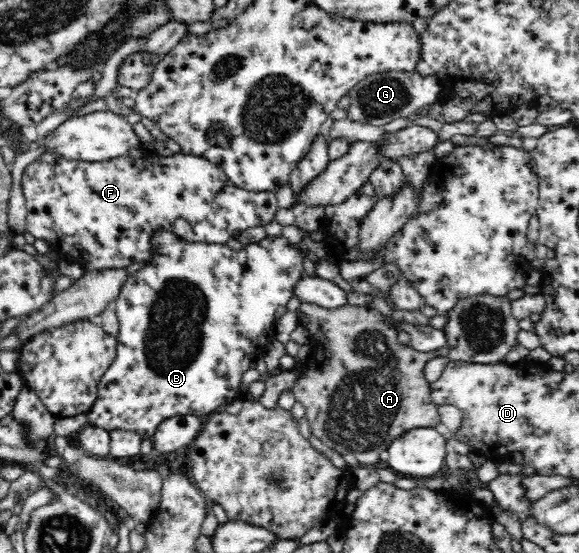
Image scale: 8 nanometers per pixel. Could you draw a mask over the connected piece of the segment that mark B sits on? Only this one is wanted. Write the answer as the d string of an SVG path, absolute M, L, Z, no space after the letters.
M156 233L152 244L156 246L155 254L145 266L128 276L122 286L113 306L119 321L119 334L117 335L117 354L115 360L107 369L106 374L100 379L98 395L91 410L86 413L90 426L101 427L112 431L114 429L126 429L133 431L142 438L152 438L156 427L168 417L173 415L197 415L206 417L212 412L223 410L224 406L232 403L240 391L242 376L250 369L250 363L256 357L263 357L267 345L275 340L275 325L278 319L287 312L286 305L293 296L293 287L303 275L304 260L308 259L310 251L299 249L298 245L290 244L286 237L268 236L260 243L246 245L241 251L233 251L226 244L212 243L187 243L172 233Z

